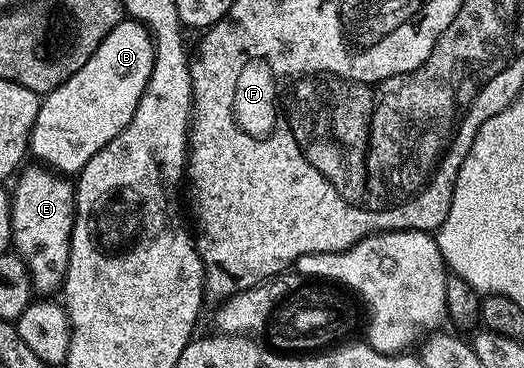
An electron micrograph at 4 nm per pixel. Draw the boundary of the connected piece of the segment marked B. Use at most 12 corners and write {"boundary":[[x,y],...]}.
{"boundary":[[133,19],[41,98],[29,152],[63,175],[128,127],[153,66]]}

